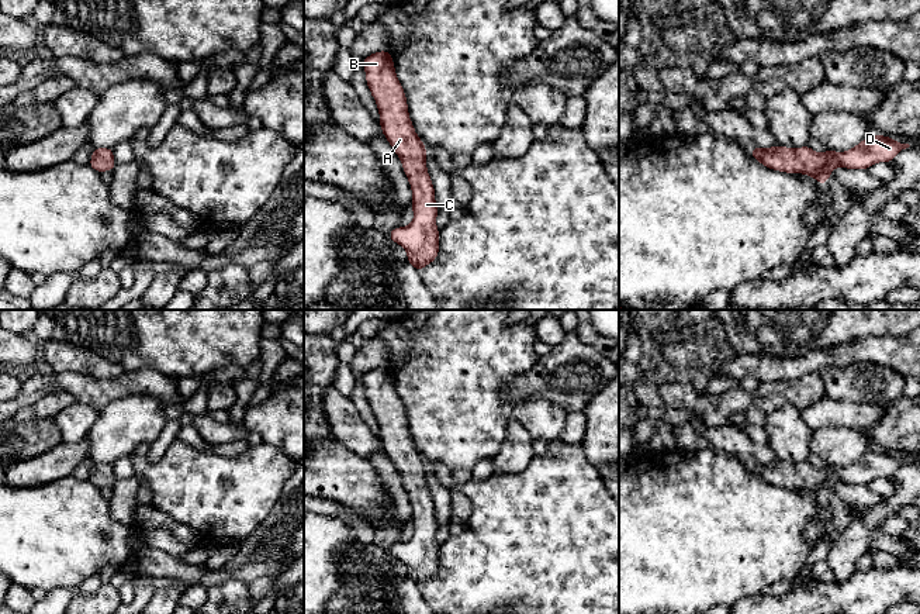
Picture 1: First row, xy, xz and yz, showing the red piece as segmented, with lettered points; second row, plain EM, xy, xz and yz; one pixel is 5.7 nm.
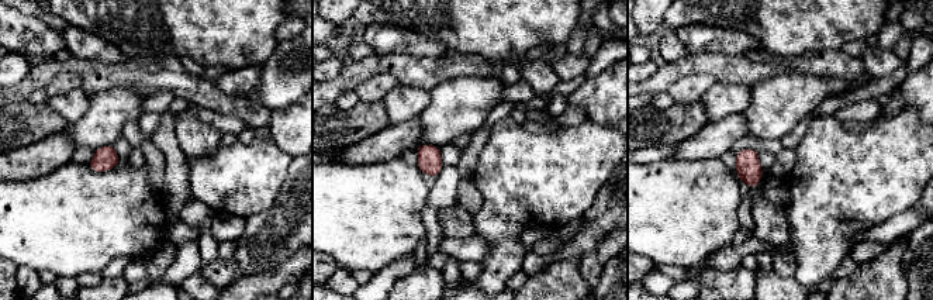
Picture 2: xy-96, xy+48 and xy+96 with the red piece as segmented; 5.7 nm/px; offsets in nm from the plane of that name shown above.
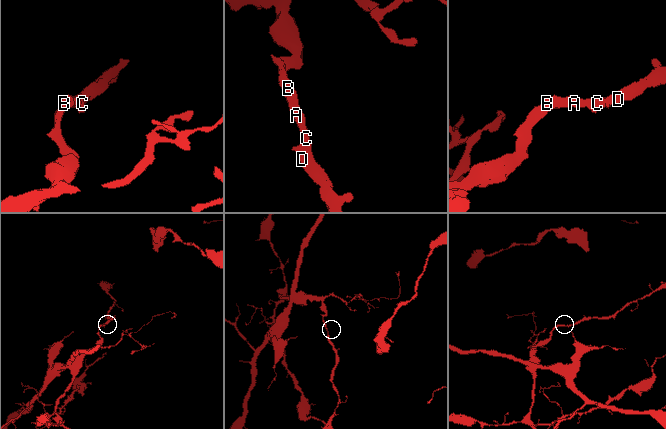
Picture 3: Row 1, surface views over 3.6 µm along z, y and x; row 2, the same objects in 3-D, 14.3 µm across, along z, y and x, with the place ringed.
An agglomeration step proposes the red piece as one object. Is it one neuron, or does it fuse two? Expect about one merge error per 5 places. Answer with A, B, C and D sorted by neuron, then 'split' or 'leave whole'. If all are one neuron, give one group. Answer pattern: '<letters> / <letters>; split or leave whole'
A B C D; leave whole

